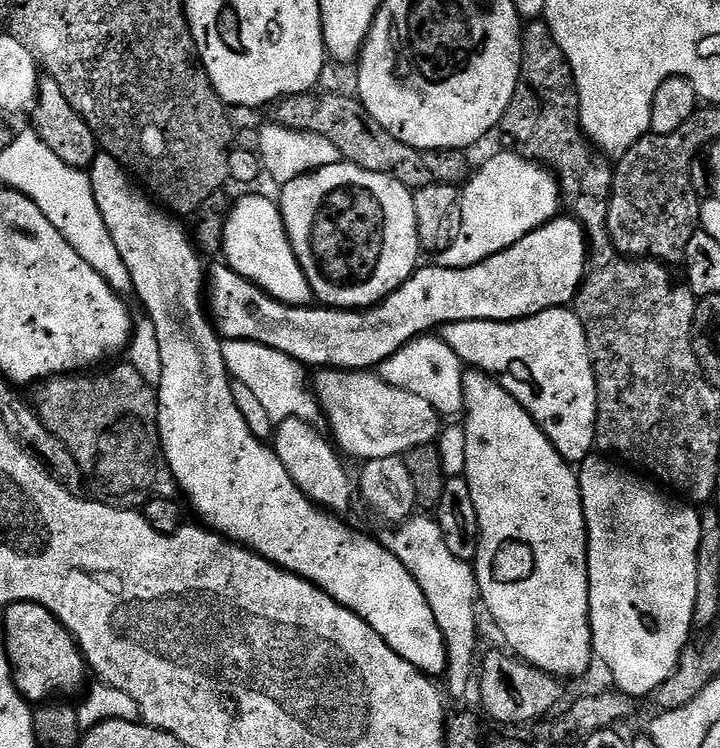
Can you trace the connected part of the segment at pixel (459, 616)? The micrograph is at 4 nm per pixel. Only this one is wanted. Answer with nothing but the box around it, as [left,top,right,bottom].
[378,515,478,698]

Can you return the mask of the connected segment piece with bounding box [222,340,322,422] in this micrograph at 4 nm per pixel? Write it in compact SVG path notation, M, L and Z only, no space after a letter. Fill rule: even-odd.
M224 340L222 358L228 367L228 374L233 380L246 382L262 404L268 409L272 420L283 422L289 418L316 422L321 419L320 401L316 399L310 387L310 376L305 365L294 358L274 350L270 346L262 346L249 340Z

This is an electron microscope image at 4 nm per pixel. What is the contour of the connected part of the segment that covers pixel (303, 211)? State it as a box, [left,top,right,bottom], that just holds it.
[278,162,422,310]

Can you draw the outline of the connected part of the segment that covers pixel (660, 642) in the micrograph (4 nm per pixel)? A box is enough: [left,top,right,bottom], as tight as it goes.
[578,454,702,698]

